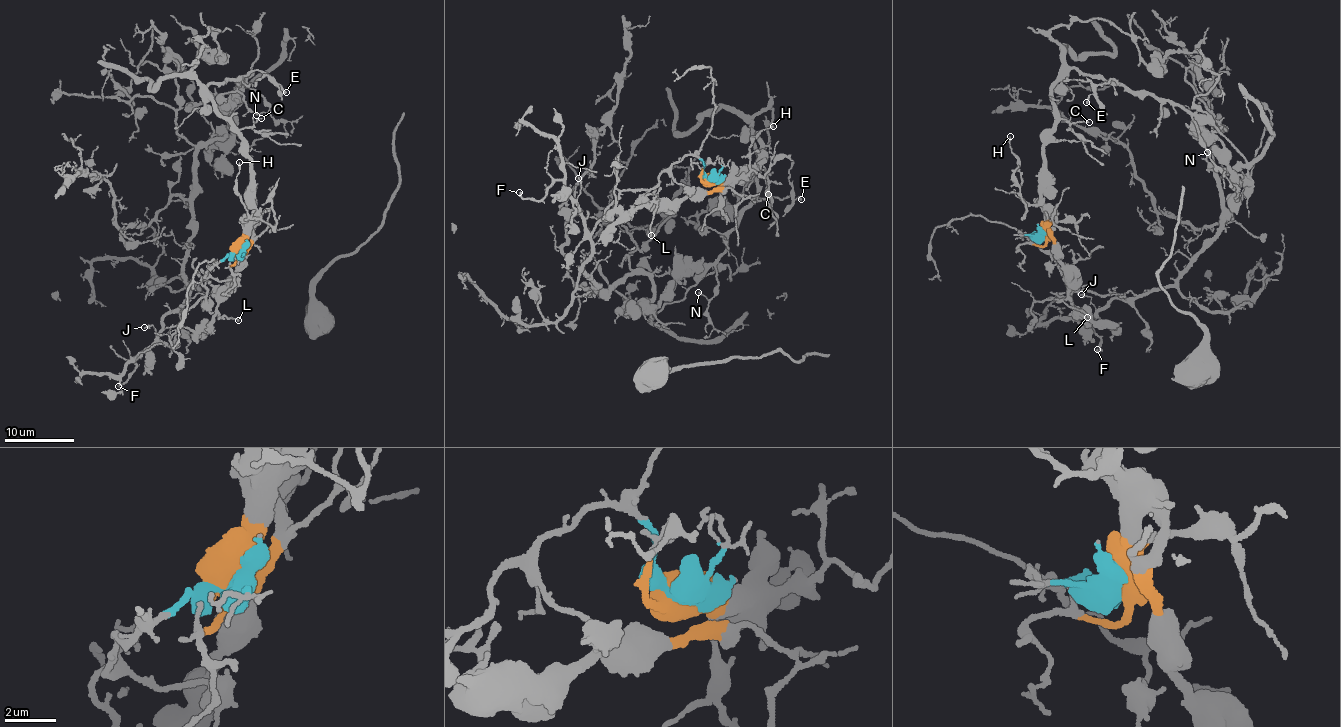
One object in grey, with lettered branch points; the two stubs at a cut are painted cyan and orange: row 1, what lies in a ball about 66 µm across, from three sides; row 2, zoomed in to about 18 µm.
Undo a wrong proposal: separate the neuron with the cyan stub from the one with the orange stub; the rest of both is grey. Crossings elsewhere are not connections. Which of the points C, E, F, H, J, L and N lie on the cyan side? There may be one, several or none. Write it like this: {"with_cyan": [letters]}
{"with_cyan": ["F", "J"]}

